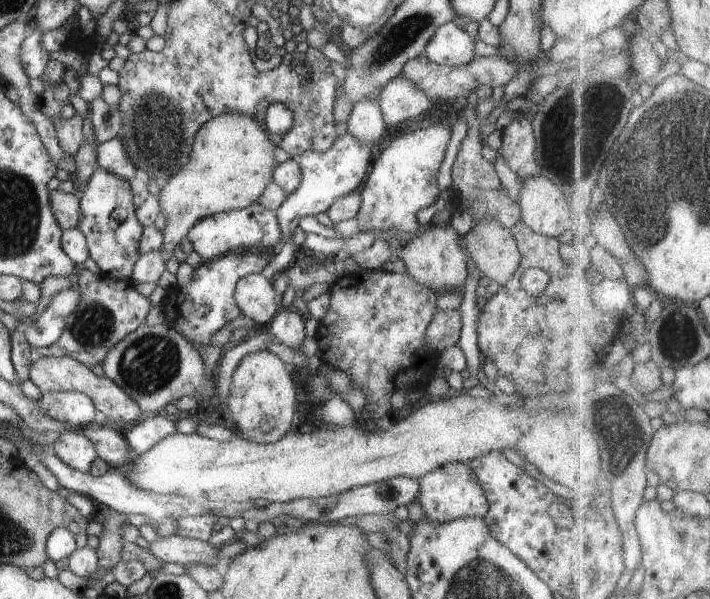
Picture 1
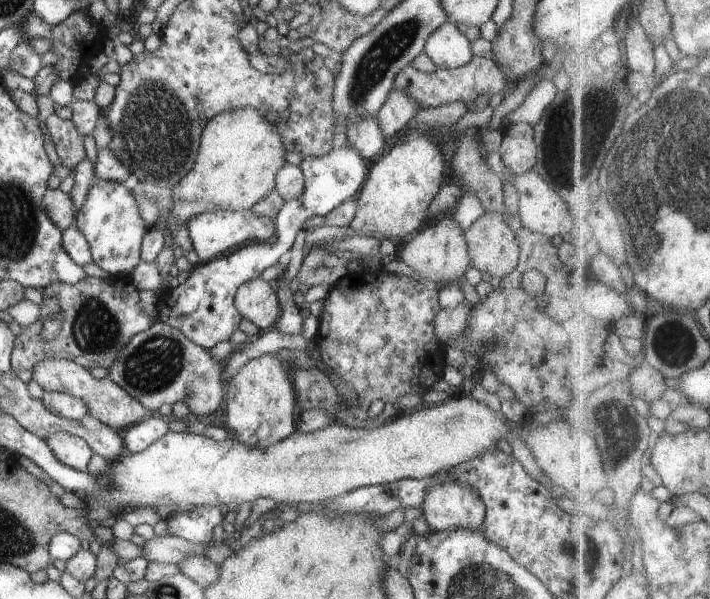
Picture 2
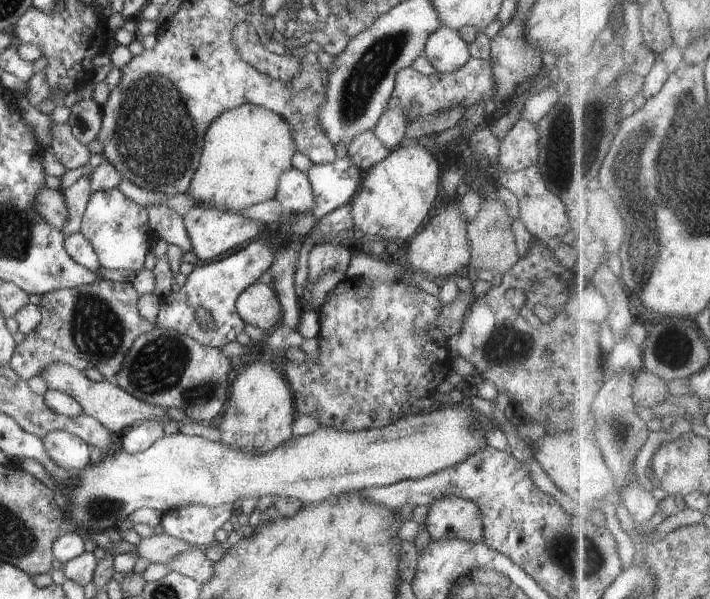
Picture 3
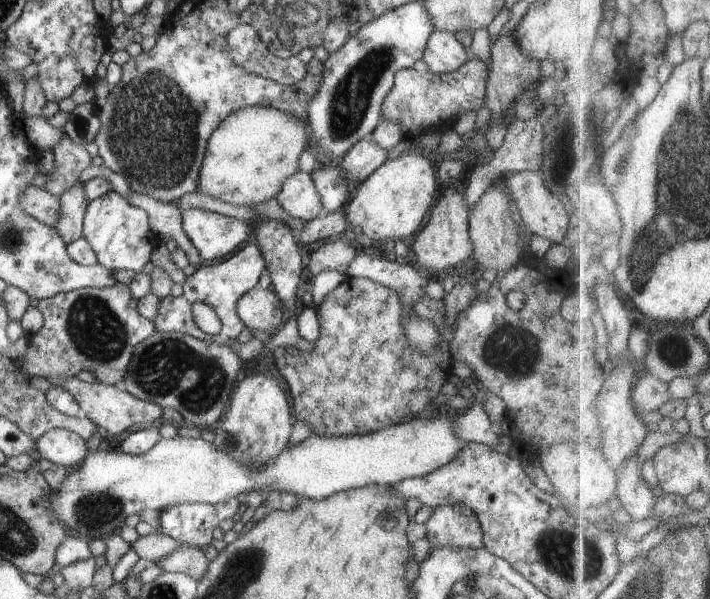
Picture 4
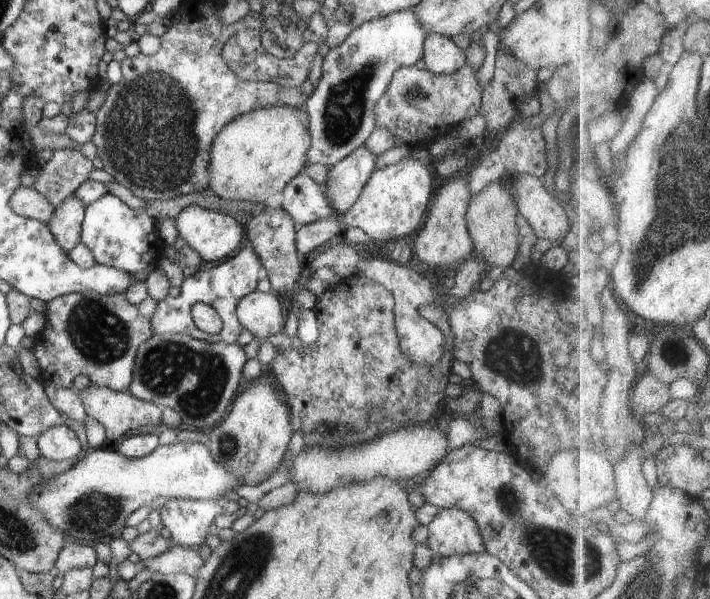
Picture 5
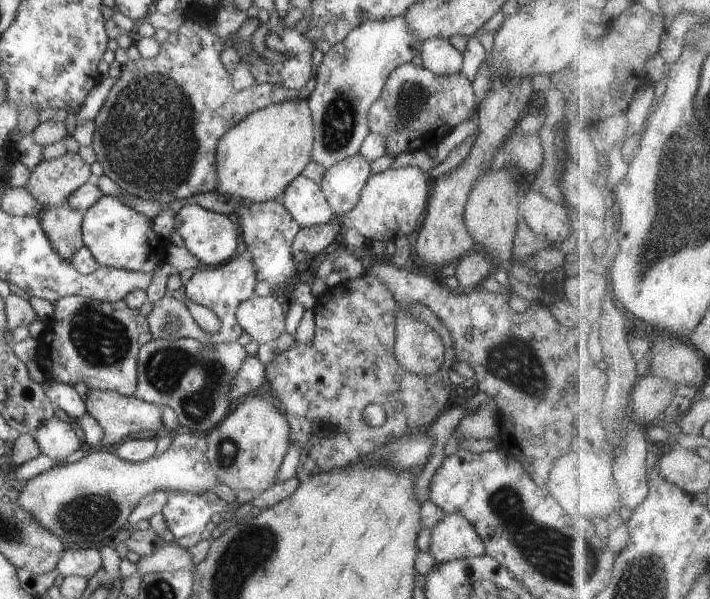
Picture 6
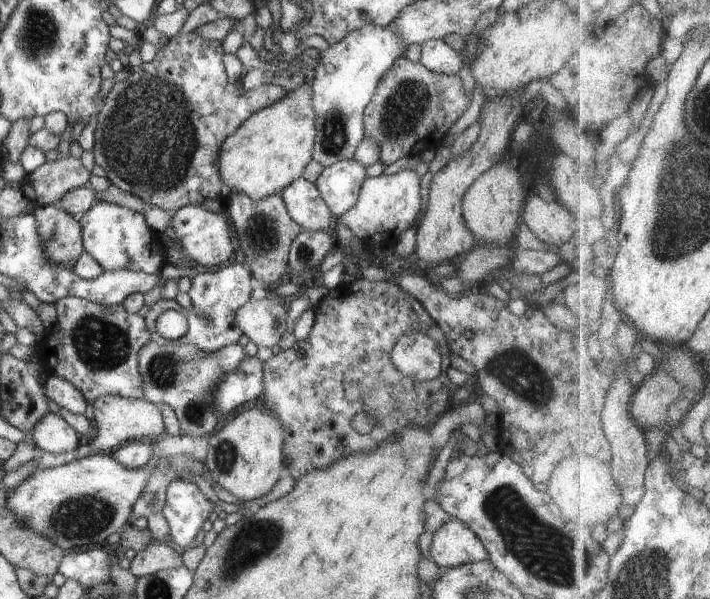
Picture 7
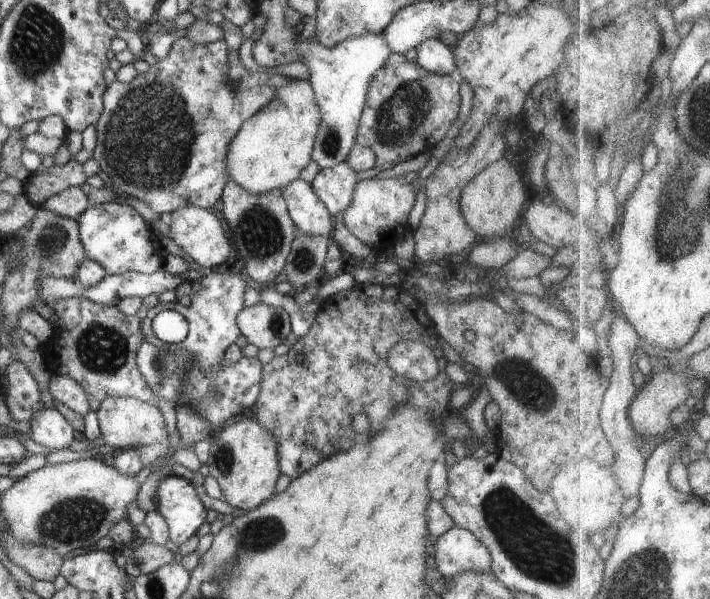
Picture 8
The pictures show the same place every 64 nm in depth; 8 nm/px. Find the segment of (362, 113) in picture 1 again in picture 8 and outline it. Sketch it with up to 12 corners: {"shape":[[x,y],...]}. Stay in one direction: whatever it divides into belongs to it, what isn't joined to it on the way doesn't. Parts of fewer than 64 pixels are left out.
{"shape":[[348,162],[321,169],[310,184],[335,219],[354,198]]}

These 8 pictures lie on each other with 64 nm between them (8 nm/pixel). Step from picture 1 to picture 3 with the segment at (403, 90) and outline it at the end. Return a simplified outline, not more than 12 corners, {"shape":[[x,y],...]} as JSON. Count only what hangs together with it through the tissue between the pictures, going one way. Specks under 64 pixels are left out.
{"shape":[[388,106],[376,122],[374,134],[395,150],[405,138],[404,108]]}

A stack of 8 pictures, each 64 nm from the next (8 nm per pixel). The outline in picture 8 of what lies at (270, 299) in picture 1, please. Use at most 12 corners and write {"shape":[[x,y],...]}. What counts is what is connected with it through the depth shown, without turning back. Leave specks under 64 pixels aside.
{"shape":[[264,302],[240,310],[242,336],[273,350],[294,332],[288,312]]}

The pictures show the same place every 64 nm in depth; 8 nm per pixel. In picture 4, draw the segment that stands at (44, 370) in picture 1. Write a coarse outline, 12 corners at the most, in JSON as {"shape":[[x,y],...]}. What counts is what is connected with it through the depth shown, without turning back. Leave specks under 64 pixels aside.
{"shape":[[62,376],[60,388],[100,429],[160,424],[162,407],[119,387]]}

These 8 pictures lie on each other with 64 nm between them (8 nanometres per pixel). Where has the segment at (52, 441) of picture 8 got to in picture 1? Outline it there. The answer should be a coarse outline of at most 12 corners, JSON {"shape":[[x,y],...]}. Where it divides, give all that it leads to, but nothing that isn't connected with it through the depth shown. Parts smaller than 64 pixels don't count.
{"shape":[[62,433],[54,453],[77,471],[89,472],[98,457],[82,433]]}

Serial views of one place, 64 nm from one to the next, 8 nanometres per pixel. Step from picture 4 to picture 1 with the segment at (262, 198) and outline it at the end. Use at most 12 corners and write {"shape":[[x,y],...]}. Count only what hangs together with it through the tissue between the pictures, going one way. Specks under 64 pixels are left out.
{"shape":[[246,113],[208,119],[161,185],[163,256],[196,222],[258,202],[276,145]]}

